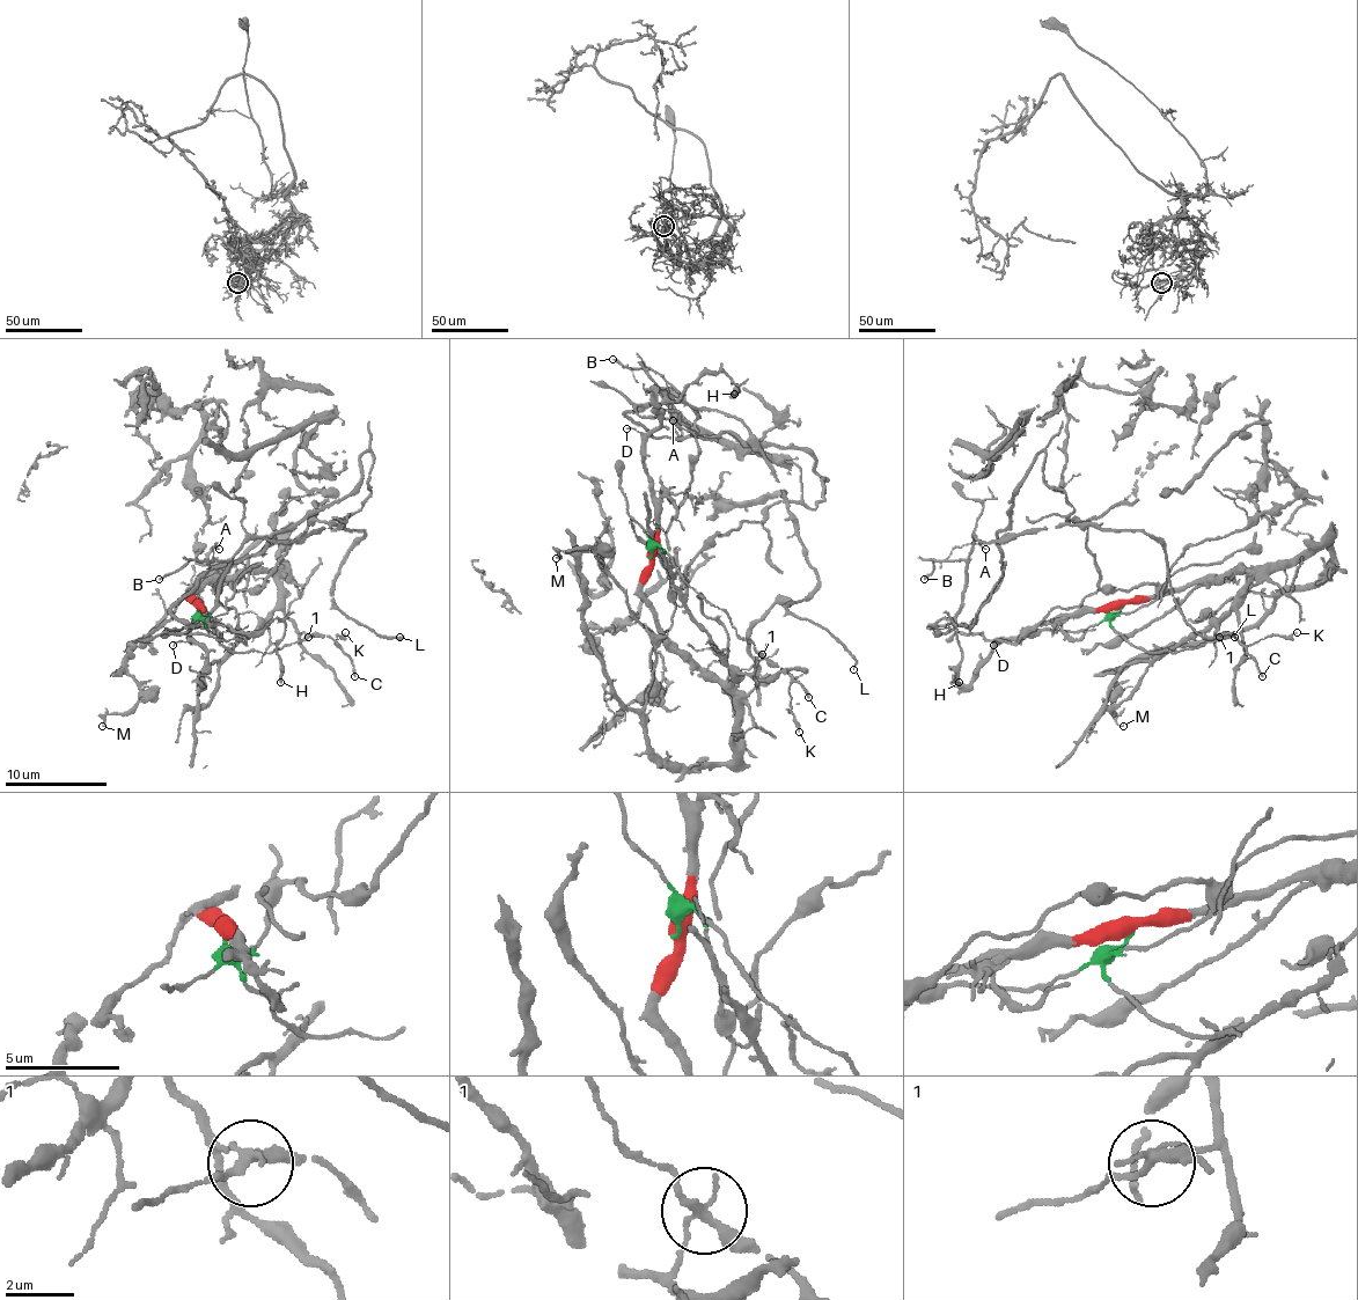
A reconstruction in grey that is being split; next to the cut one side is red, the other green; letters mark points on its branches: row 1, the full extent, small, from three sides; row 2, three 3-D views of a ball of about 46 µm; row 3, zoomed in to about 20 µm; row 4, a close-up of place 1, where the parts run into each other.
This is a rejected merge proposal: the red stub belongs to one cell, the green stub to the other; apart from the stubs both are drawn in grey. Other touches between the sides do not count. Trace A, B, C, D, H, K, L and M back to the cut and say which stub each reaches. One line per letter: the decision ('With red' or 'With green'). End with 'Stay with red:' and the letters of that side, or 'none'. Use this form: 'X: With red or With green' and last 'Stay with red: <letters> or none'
A: With green
B: With green
C: With green
D: With red
H: With green
K: With green
L: With green
M: With red
Stay with red: D, M

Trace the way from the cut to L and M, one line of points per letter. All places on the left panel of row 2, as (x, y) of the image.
L: (196, 607), (206, 617), (224, 586), (257, 588), (306, 528), (329, 520), (365, 533), (334, 601), (399, 637)
M: (196, 607), (202, 586), (272, 573), (280, 548), (263, 537), (224, 560), (130, 645), (140, 698), (102, 726)

